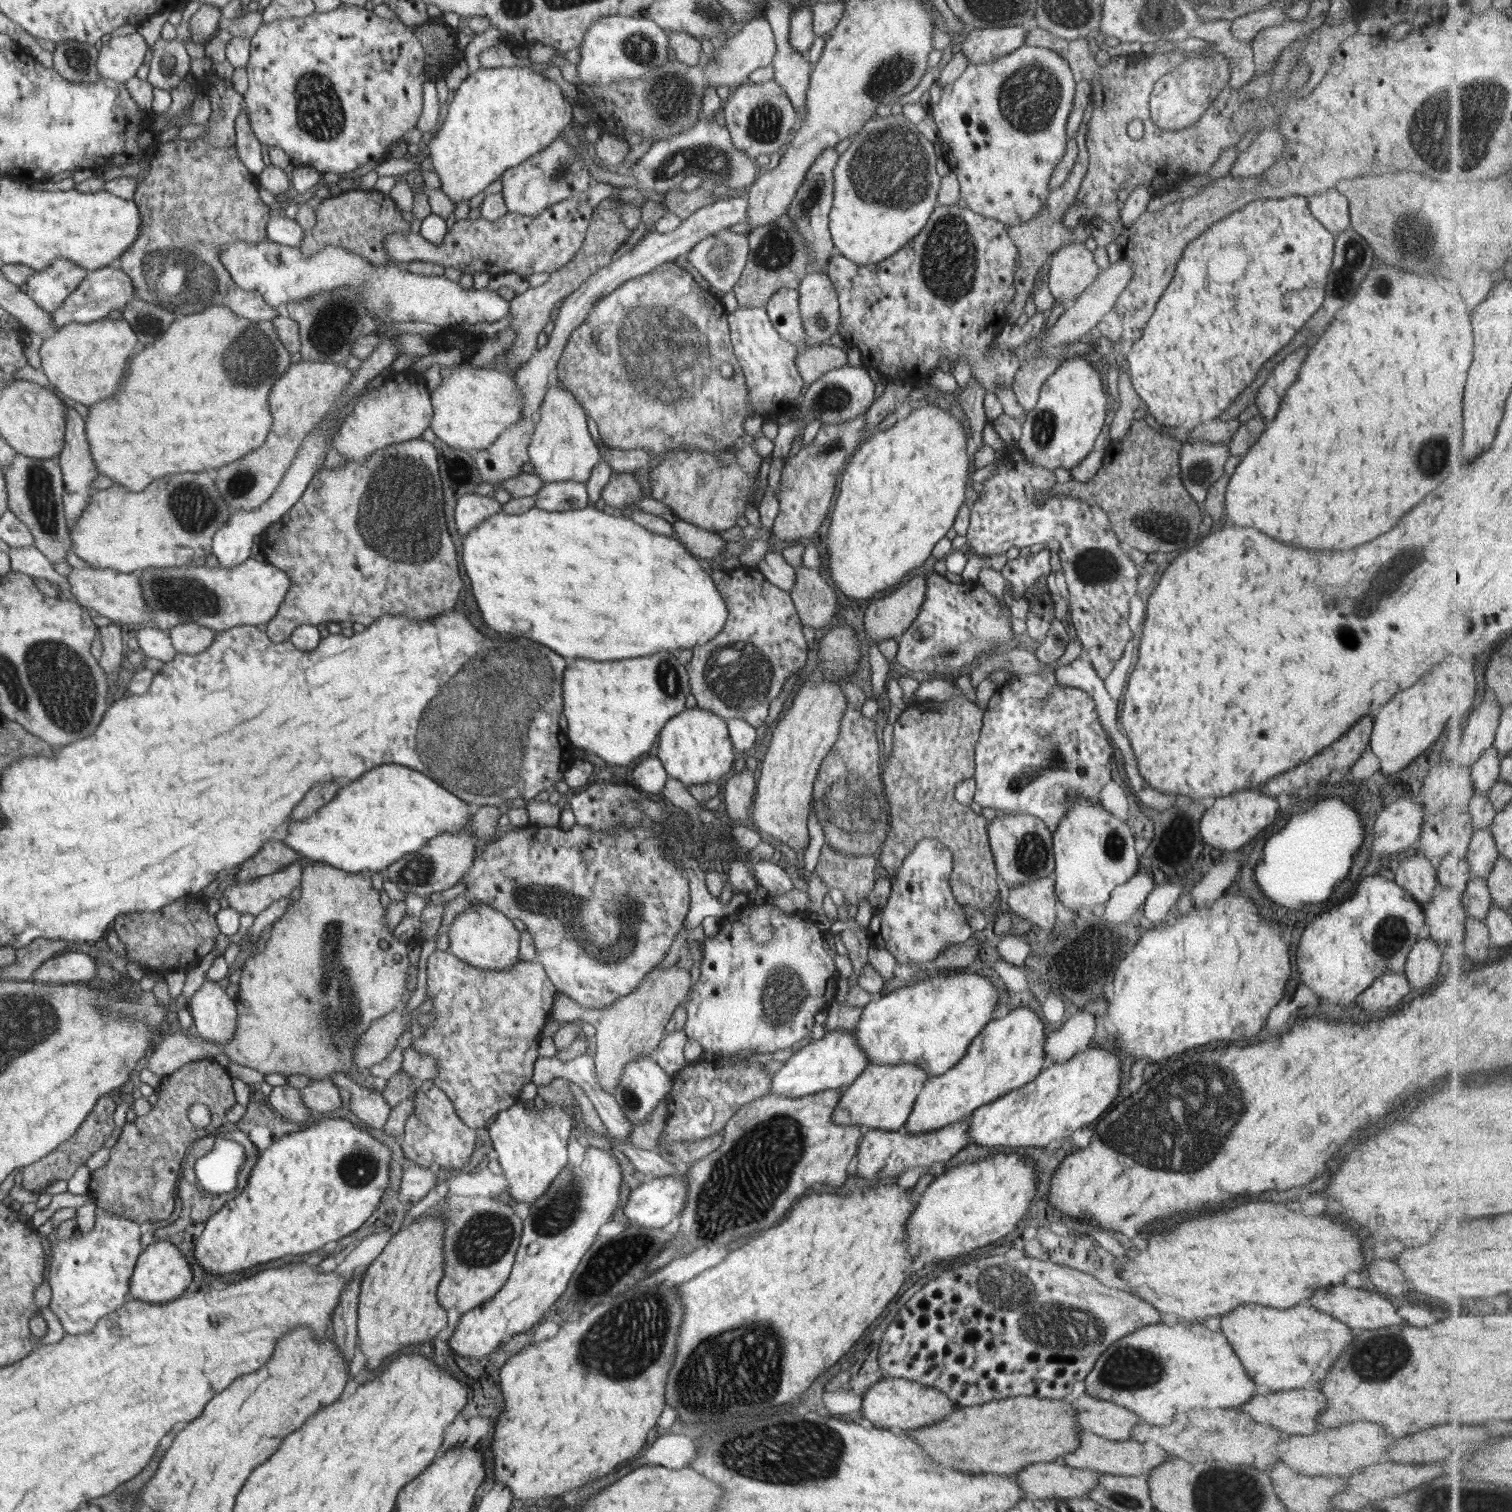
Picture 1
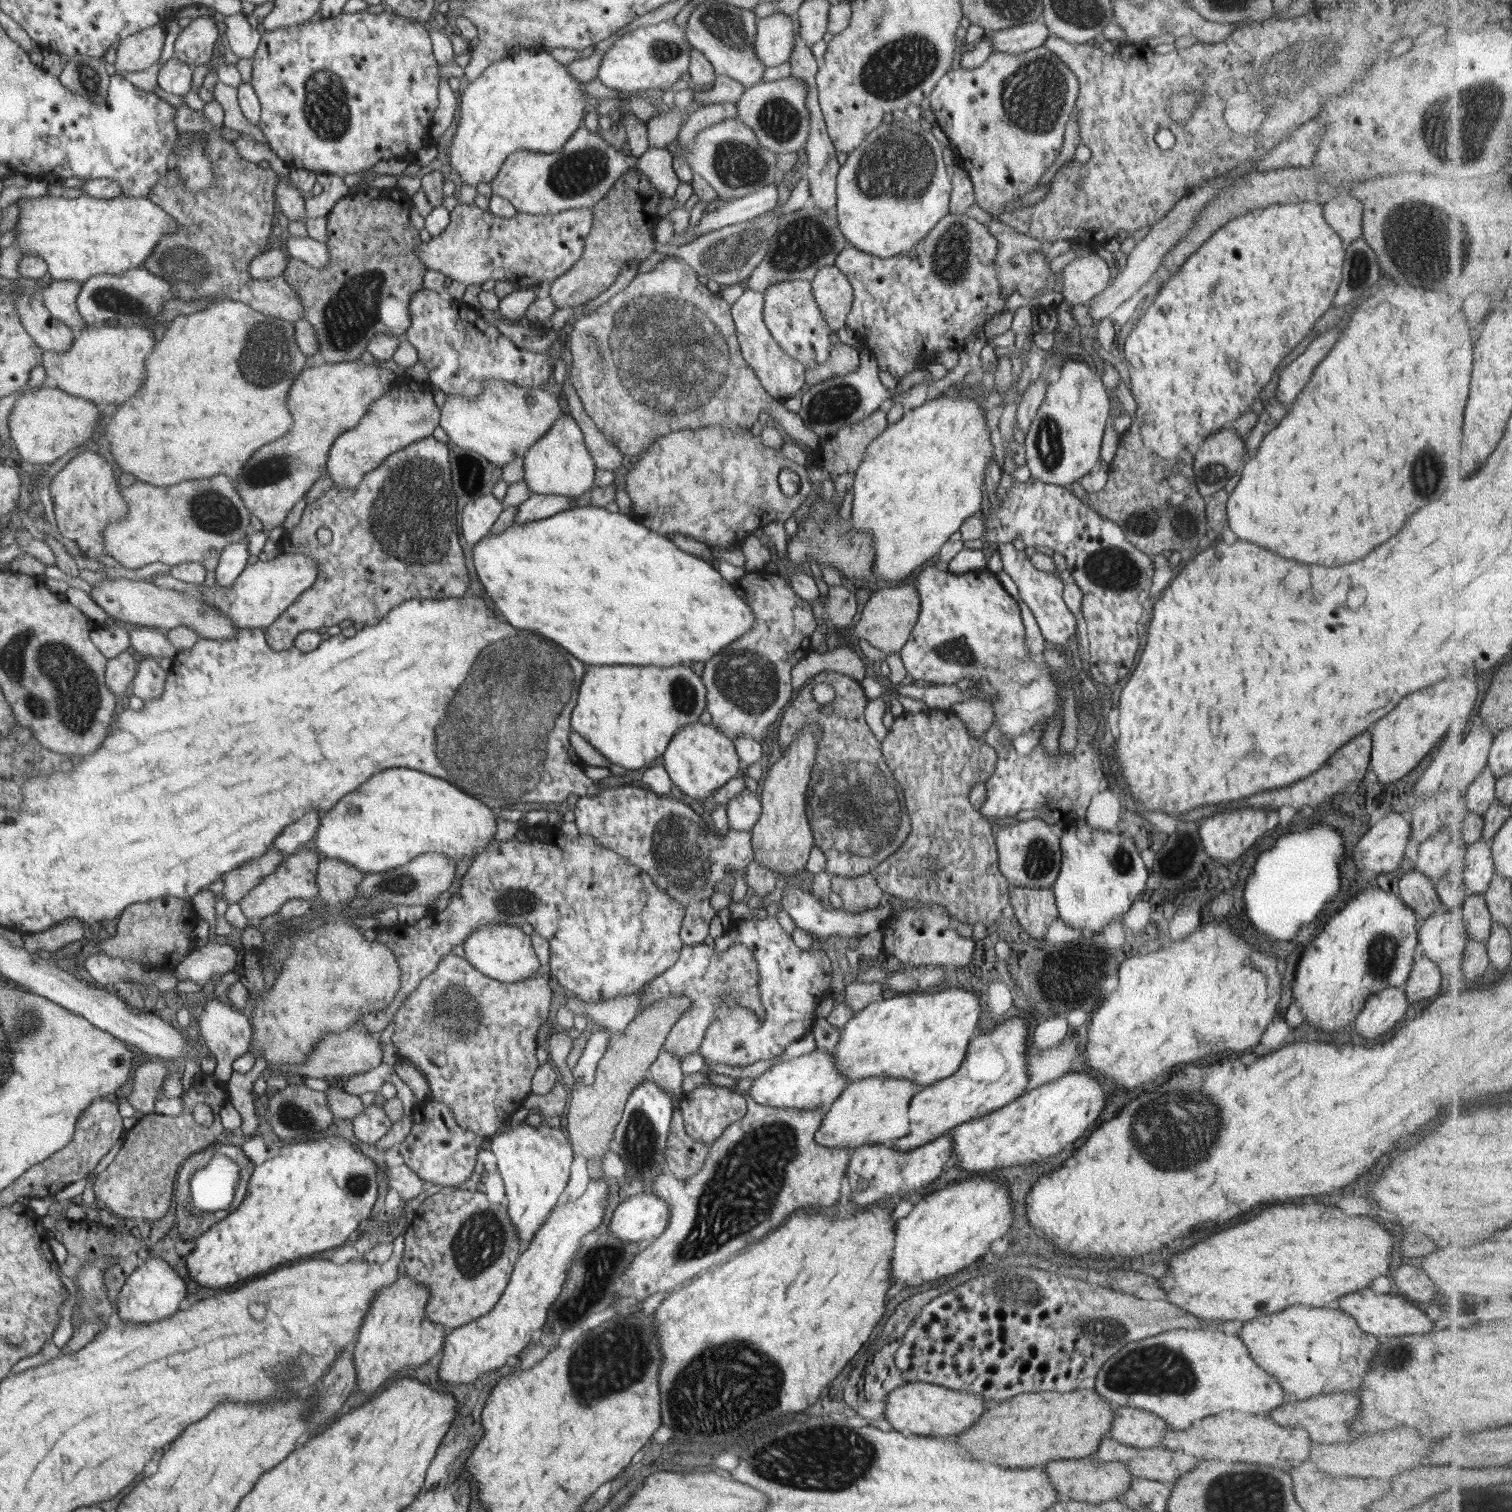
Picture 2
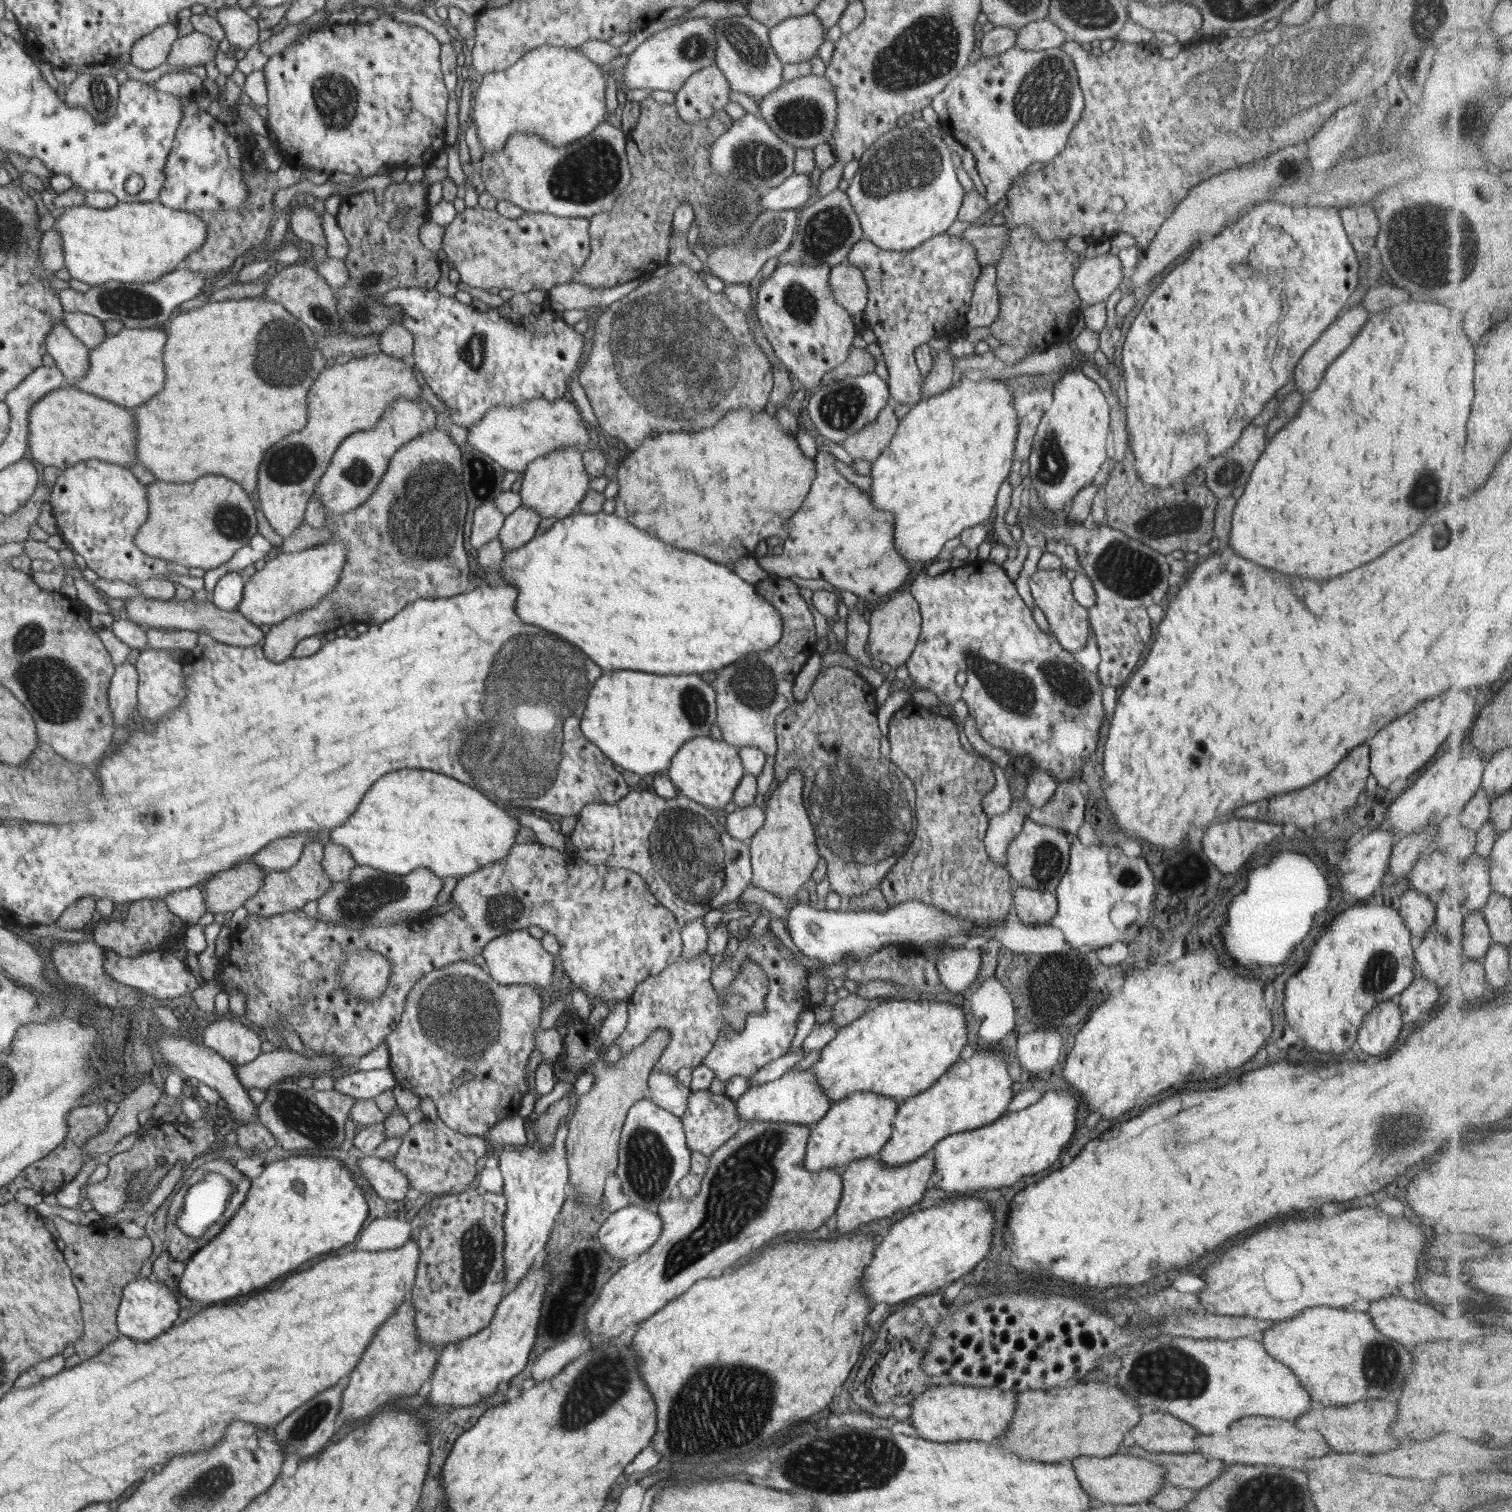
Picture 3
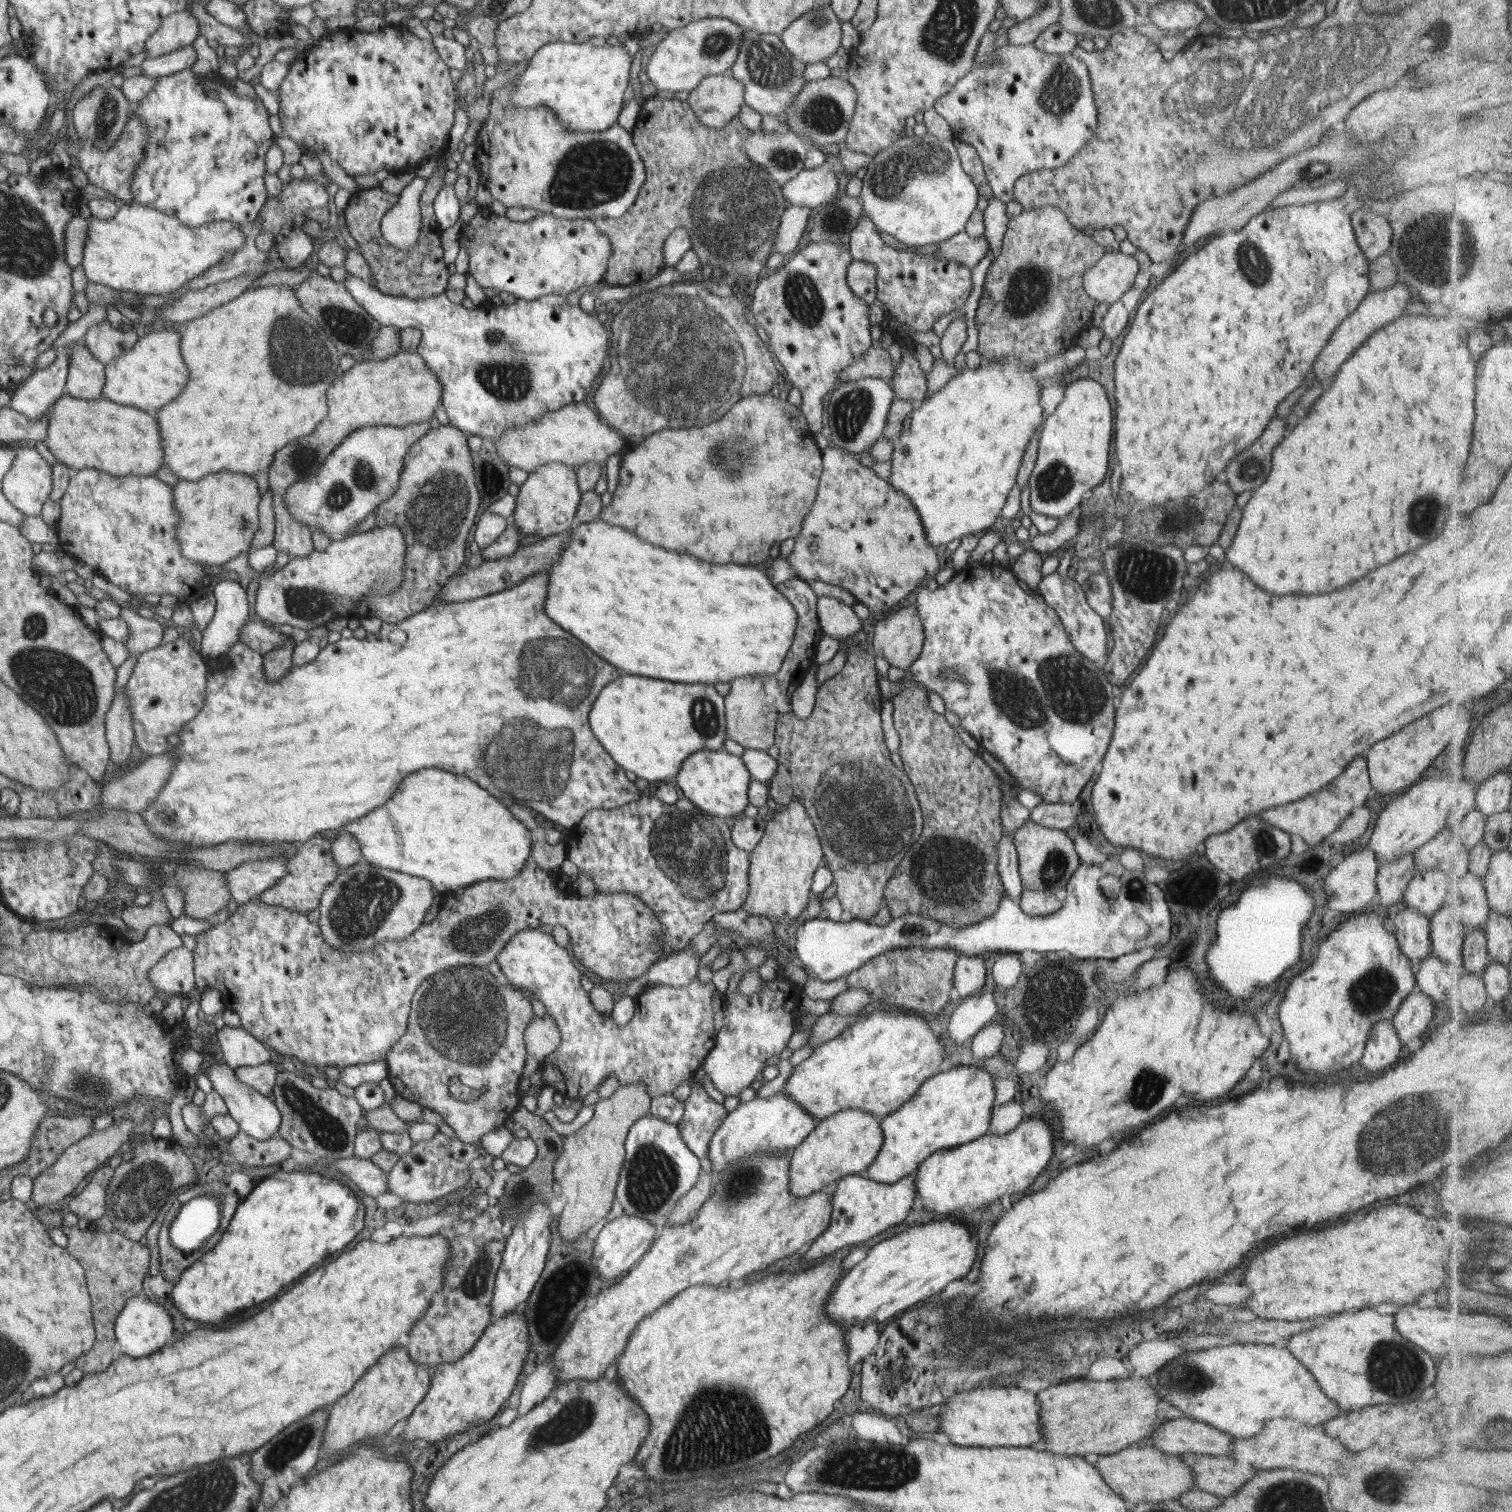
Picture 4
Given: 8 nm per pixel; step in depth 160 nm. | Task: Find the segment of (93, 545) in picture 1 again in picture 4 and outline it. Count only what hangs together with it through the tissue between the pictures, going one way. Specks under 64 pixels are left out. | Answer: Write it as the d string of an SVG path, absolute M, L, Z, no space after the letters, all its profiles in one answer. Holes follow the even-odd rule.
M221 471L196 482L178 480L172 488L175 491L175 506L181 514L176 534L179 535L181 553L186 558L210 566L221 566L251 548L254 534L259 530L261 501L253 476Z

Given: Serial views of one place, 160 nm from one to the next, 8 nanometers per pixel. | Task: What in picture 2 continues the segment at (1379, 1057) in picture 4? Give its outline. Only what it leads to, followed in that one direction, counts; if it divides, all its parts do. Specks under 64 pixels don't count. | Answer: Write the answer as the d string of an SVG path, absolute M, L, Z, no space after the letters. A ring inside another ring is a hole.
M1395 987L1385 988L1371 994L1365 1002L1364 1009L1355 1018L1356 1032L1366 1038L1366 1040L1378 1040L1380 1036L1386 1036L1388 1031L1397 1023L1400 1023L1401 1018L1406 1016L1409 1000L1407 999L1404 988Z

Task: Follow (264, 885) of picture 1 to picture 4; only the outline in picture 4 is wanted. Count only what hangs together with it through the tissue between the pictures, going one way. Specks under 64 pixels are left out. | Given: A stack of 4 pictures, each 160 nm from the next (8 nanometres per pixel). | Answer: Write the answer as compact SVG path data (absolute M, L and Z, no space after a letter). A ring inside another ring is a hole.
M314 836L304 842L302 848L288 861L288 870L287 876L279 879L274 887L265 890L259 897L269 905L303 912L305 915L320 908L320 901L323 900L328 886L345 872L340 870L340 866L336 866L334 855L331 853L331 843L320 836Z

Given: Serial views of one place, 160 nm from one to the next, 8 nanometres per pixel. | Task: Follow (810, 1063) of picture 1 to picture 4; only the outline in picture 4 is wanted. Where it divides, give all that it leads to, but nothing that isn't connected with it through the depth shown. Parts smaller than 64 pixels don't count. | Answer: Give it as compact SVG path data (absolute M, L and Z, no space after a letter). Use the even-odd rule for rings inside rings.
M785 1092L776 1093L774 1097L768 1097L768 1099L756 1096L744 1104L740 1103L722 1121L709 1142L704 1163L710 1166L715 1180L718 1180L725 1168L741 1158L792 1151L815 1129L818 1123L817 1118L798 1106L797 1102L791 1100Z

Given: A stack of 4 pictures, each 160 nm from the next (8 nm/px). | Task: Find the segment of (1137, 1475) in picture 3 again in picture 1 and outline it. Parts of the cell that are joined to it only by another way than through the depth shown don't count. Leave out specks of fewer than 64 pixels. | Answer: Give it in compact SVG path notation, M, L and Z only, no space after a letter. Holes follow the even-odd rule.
M1064 1462L1032 1463L1016 1473L1027 1498L1080 1498L1099 1483L1101 1473L1072 1468Z

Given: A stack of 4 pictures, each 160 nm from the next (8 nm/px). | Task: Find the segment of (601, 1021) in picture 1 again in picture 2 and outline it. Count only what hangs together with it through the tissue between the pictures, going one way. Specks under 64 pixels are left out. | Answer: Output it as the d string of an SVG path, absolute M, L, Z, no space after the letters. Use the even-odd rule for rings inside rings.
M682 996L661 998L648 1007L641 1006L624 1032L609 1032L609 1043L604 1056L597 1062L593 1084L574 1082L571 1086L572 1098L566 1116L566 1128L571 1135L576 1156L583 1154L588 1162L605 1158L628 1097L636 1086L648 1078L649 1066L658 1058L670 1030L681 1017L680 1012L690 1006L691 1001Z

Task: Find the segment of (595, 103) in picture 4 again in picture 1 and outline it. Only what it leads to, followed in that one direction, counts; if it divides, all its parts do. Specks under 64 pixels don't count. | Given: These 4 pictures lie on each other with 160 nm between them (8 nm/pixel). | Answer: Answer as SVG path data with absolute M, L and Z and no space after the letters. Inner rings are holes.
M523 51L519 54L523 59L520 65L480 67L468 76L463 84L451 93L448 115L440 131L436 131L436 135L430 141L429 157L442 183L440 189L454 204L462 200L470 200L485 191L489 184L500 179L506 168L518 166L527 158L542 152L572 120L572 106L564 100L560 87L544 77L542 73L530 69L530 63Z

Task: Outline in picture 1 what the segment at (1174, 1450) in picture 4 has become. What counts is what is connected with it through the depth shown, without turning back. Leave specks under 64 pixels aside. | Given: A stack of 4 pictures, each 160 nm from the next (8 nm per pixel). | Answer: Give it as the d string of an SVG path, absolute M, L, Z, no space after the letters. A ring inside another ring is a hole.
M1088 1394L1072 1403L1077 1408L1077 1425L1108 1440L1132 1438L1132 1428L1140 1422L1136 1413L1110 1401L1103 1401Z

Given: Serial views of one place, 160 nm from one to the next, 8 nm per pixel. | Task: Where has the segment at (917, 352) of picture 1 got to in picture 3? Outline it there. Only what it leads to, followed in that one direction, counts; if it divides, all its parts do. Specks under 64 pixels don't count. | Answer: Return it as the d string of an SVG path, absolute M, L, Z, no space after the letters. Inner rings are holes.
M943 232L925 241L913 250L888 251L880 250L872 242L862 238L853 245L848 253L847 263L856 266L864 276L868 286L868 302L864 309L864 322L876 335L883 352L888 370L887 384L891 401L896 404L912 406L921 399L924 377L915 359L916 349L934 337L948 336L946 326L952 321L961 322L969 312L974 286L982 274L982 265L976 259L974 247L962 237Z

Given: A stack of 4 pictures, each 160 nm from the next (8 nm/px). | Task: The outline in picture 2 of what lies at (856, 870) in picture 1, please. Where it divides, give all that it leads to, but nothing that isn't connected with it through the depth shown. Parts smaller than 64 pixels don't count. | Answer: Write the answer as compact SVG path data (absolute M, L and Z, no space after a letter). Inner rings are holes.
M874 871L851 876L830 875L832 892L843 900L842 908L846 911L863 911L880 905L884 893L877 885Z

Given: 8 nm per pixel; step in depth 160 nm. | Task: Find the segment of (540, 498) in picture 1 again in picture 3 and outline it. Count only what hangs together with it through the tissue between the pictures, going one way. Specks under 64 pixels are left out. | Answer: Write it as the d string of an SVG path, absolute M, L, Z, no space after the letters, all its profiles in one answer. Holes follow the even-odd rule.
M524 505L505 516L498 536L503 550L515 550L530 542L542 519L537 510Z

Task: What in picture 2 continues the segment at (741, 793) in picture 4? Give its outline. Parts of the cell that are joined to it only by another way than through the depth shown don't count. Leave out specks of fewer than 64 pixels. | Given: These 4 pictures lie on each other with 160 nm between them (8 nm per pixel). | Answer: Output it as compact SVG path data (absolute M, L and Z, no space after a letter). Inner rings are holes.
M700 721L676 731L666 746L662 760L672 784L682 791L684 798L697 799L707 804L714 791L743 771L734 741L712 724L704 725Z

